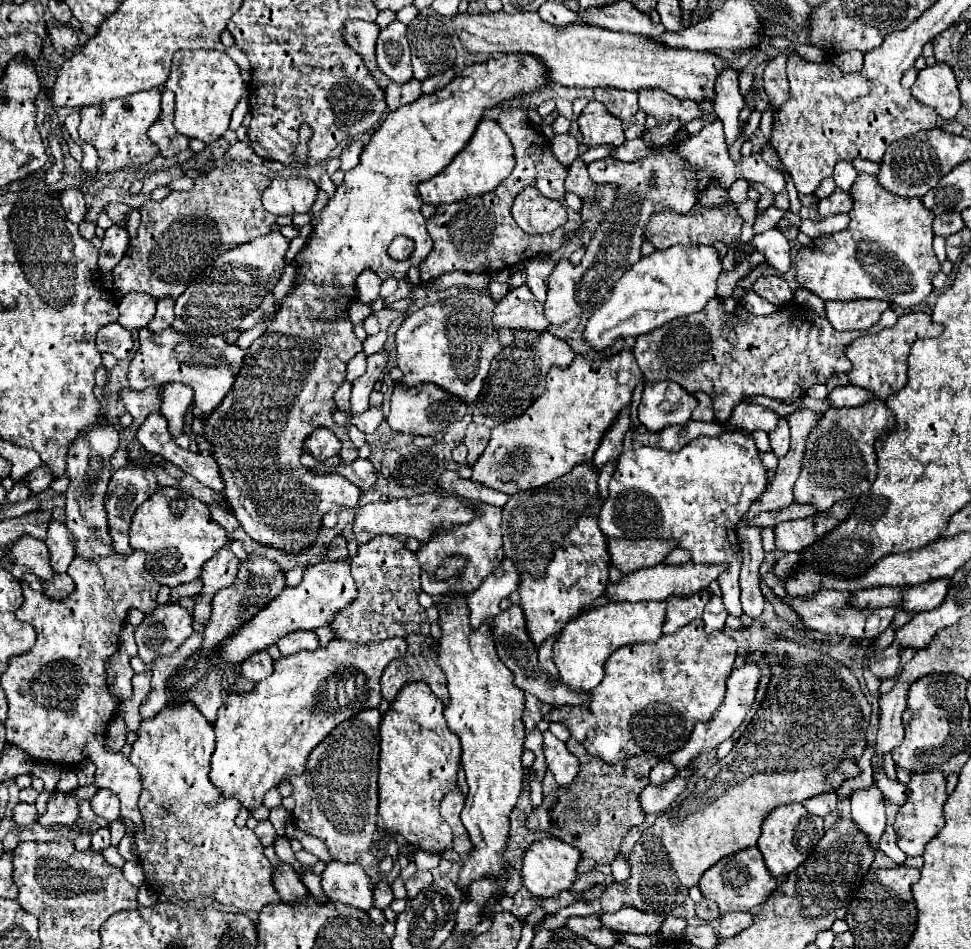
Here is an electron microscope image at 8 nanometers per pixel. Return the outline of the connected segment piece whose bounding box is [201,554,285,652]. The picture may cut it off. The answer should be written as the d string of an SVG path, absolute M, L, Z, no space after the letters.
M249 554L249 558L239 564L237 580L213 596L213 614L211 614L209 622L205 624L205 640L201 644L201 650L209 652L213 646L217 646L223 638L227 638L233 630L237 630L245 620L251 620L255 616L255 612L259 612L275 596L279 596L279 592L283 592L283 588L285 588L285 572L283 572L281 564L275 560L269 560L265 556Z

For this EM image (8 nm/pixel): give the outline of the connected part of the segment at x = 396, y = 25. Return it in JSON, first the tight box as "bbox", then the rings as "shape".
{"bbox":[377,20,413,84],"shape":[[[393,20],[387,28],[379,32],[377,38],[377,64],[379,70],[397,84],[405,84],[413,76],[411,50],[407,42],[407,28],[399,20]]]}

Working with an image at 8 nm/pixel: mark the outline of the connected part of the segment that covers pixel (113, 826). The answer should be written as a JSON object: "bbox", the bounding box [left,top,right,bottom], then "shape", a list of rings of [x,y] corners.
{"bbox":[109,818,126,847],"shape":[[[119,818],[109,825],[109,829],[111,834],[111,845],[117,847],[121,839],[126,834],[125,825],[123,824],[122,820]]]}

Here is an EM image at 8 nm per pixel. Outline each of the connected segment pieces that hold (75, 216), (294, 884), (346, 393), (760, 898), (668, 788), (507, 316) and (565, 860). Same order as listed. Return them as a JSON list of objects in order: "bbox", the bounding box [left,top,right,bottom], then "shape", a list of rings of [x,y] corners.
[{"bbox":[61,188,87,224],"shape":[[[65,188],[61,194],[61,204],[63,204],[63,210],[67,212],[67,218],[73,224],[81,224],[85,220],[87,210],[85,210],[85,198],[83,198],[81,190]]]},{"bbox":[273,864,309,904],"shape":[[[283,864],[279,870],[275,870],[273,886],[277,888],[283,902],[295,904],[309,898],[309,890],[305,888],[305,884],[301,882],[299,874],[293,870],[291,864]]]},{"bbox":[335,382,351,416],"shape":[[[343,382],[339,388],[337,388],[337,392],[335,392],[335,404],[337,404],[337,408],[341,410],[341,412],[345,412],[347,416],[351,414],[351,410],[349,410],[349,396],[351,396],[351,382]]]},{"bbox":[699,846,777,914],"shape":[[[757,846],[745,848],[743,852],[735,852],[735,856],[725,856],[723,860],[719,860],[719,864],[713,864],[713,868],[707,870],[699,880],[699,890],[703,892],[703,898],[713,900],[719,906],[721,914],[737,910],[751,912],[759,904],[763,904],[775,888],[777,880],[769,874],[767,866],[763,864],[763,856]]]},{"bbox":[639,770,689,814],"shape":[[[683,770],[681,774],[677,774],[671,784],[663,784],[663,786],[653,786],[649,784],[641,796],[639,796],[639,802],[641,802],[641,808],[645,814],[651,814],[651,812],[663,812],[673,800],[675,796],[685,788],[685,782],[689,778],[689,770]]]},{"bbox":[493,284,549,330],"shape":[[[525,284],[509,290],[509,294],[495,306],[493,324],[511,330],[515,328],[545,330],[549,326],[549,322],[543,316],[543,304],[537,302],[537,298]]]},{"bbox":[521,838,579,898],"shape":[[[543,838],[533,842],[525,856],[523,856],[523,868],[521,868],[521,878],[523,886],[541,898],[551,898],[559,896],[561,890],[569,890],[573,886],[573,880],[577,878],[577,862],[579,862],[579,850],[565,844],[559,838]]]}]

